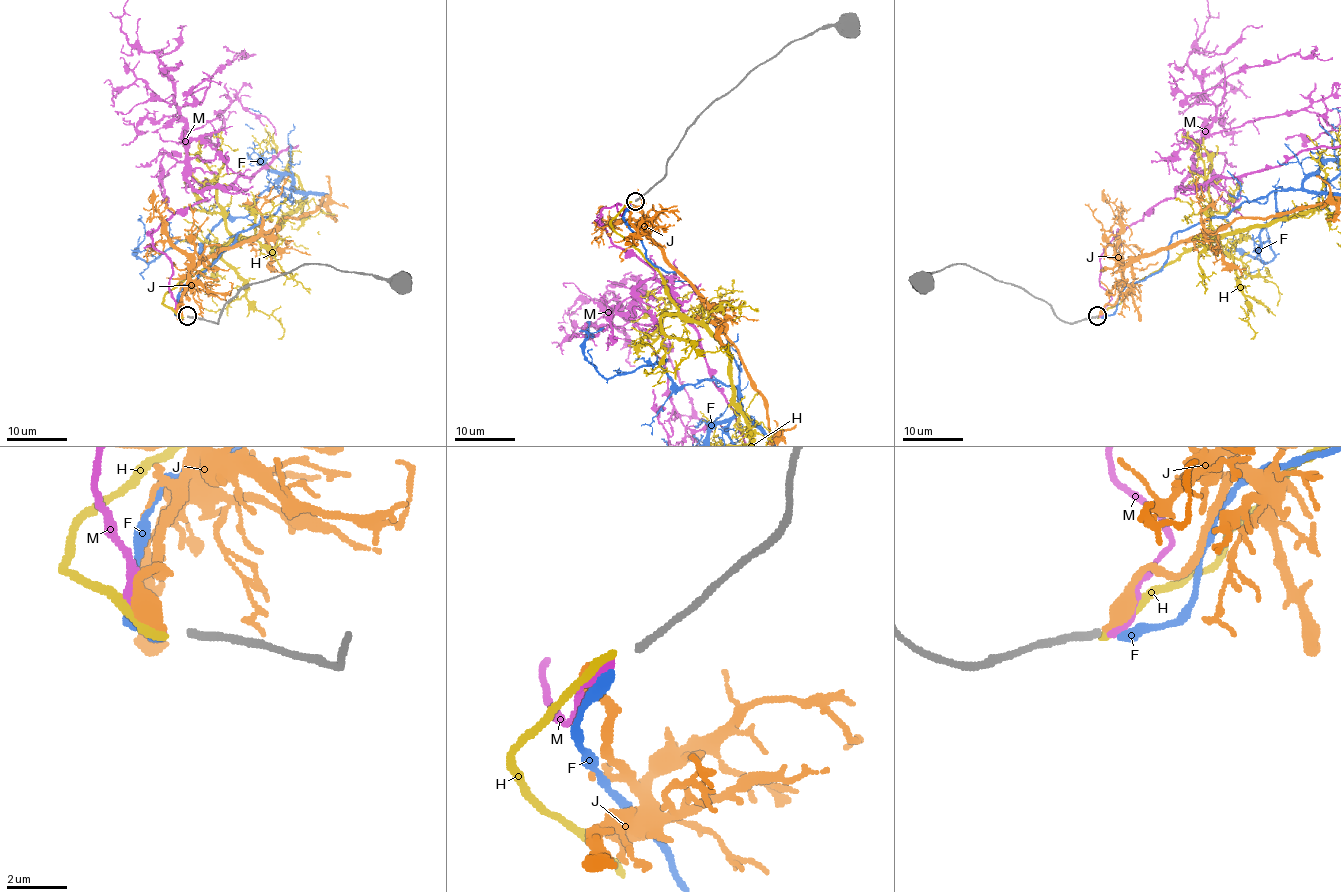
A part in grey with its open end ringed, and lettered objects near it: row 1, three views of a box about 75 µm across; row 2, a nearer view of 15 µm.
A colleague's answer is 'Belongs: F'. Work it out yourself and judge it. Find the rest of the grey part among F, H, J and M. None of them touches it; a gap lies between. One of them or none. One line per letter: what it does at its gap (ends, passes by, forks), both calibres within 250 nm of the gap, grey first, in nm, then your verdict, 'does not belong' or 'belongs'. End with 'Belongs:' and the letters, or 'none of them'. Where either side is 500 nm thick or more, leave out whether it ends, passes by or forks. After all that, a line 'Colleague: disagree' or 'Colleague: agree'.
F: it ends there; 240 nm thick on the grey side, 360 nm on the other; does not belong
H: it ends there; 240 nm thick on the grey side, 280 nm on the other; does not belong
J: it ends there; 240 nm thick on the grey side, 400 nm on the other; belongs
M: it ends there; 240 nm thick on the grey side, 260 nm on the other; does not belong
Belongs: J
Colleague: disagree

